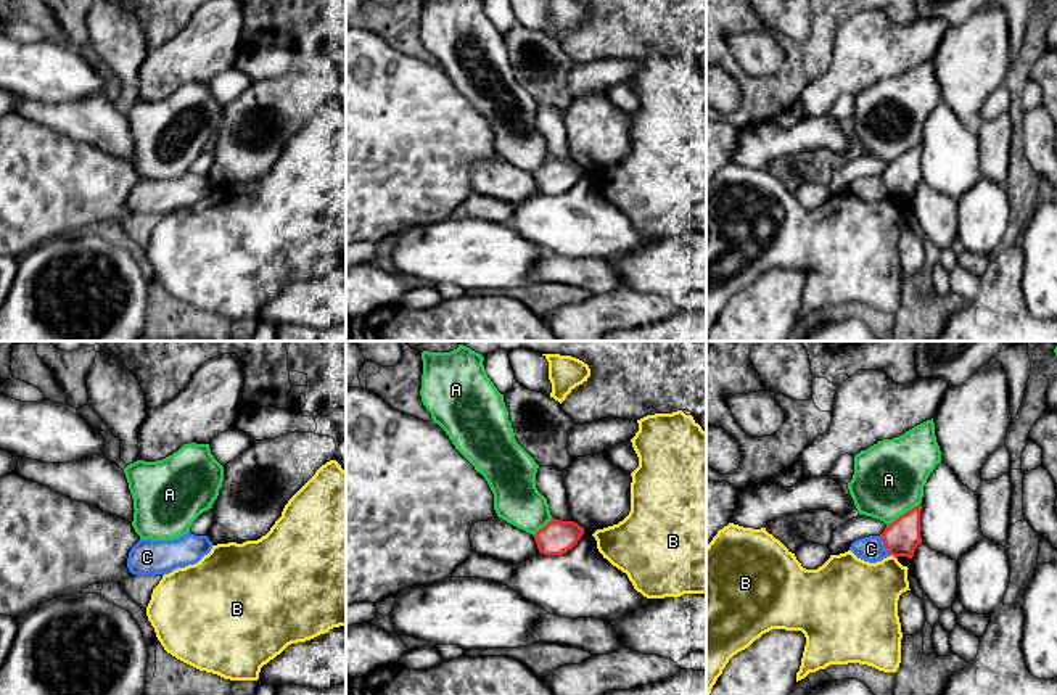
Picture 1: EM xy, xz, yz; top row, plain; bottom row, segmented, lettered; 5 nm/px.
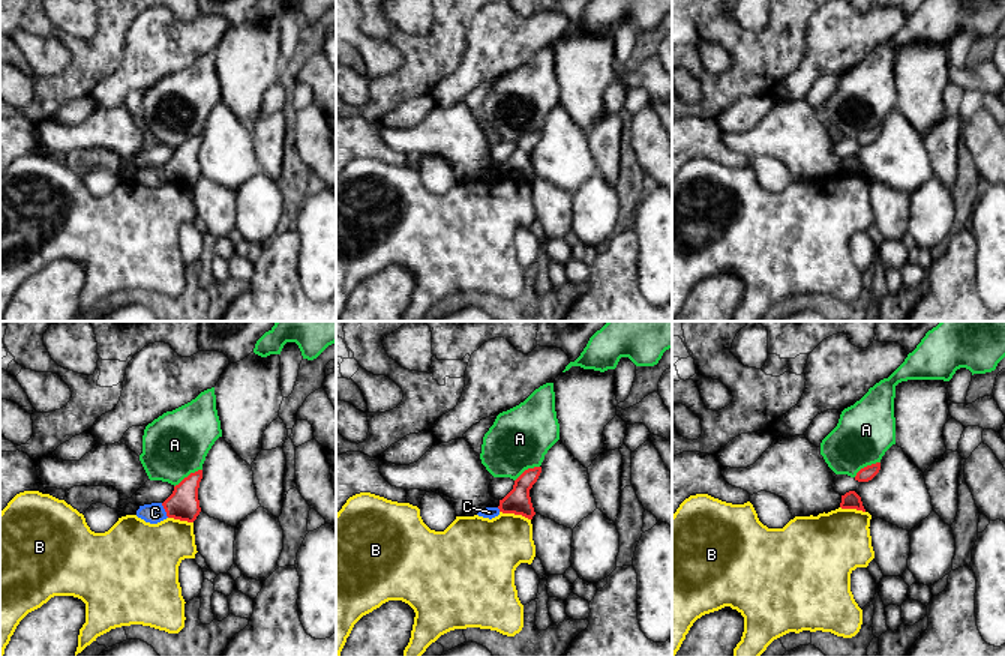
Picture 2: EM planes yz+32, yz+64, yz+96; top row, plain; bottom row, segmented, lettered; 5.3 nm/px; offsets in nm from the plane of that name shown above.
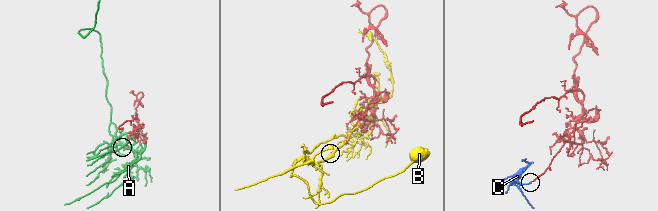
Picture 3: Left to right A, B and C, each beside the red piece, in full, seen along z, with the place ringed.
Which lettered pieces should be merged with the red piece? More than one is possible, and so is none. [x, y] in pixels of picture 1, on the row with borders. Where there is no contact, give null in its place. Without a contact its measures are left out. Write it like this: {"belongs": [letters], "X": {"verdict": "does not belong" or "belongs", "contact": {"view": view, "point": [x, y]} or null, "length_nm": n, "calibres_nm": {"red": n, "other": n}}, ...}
{"belongs": [], "A": {"verdict": "does not belong", "contact": {"view": "yz", "point": [904, 514]}, "length_nm": 200, "calibres_nm": {"red": 180, "other": 360}}, "B": {"verdict": "does not belong", "contact": {"view": "yz", "point": [893, 555]}, "length_nm": 40, "calibres_nm": {"red": 180, "other": 340}}, "C": {"verdict": "does not belong", "contact": {"view": "yz", "point": [885, 546]}, "length_nm": 110, "calibres_nm": {"red": 180, "other": 130}}}

